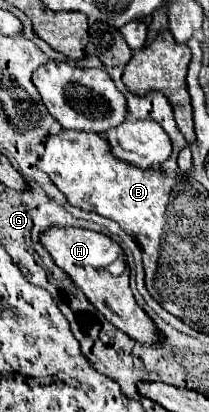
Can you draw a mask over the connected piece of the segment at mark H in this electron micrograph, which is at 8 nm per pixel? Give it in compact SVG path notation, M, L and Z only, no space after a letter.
M53 227L41 235L41 243L51 253L53 261L73 279L73 283L85 293L85 297L123 333L127 333L131 339L139 341L141 345L157 345L165 335L161 329L151 321L151 317L137 305L131 287L129 287L129 271L125 271L119 277L109 275L103 265L113 263L119 255L123 255L123 249L117 241L103 233L77 229L77 227Z

